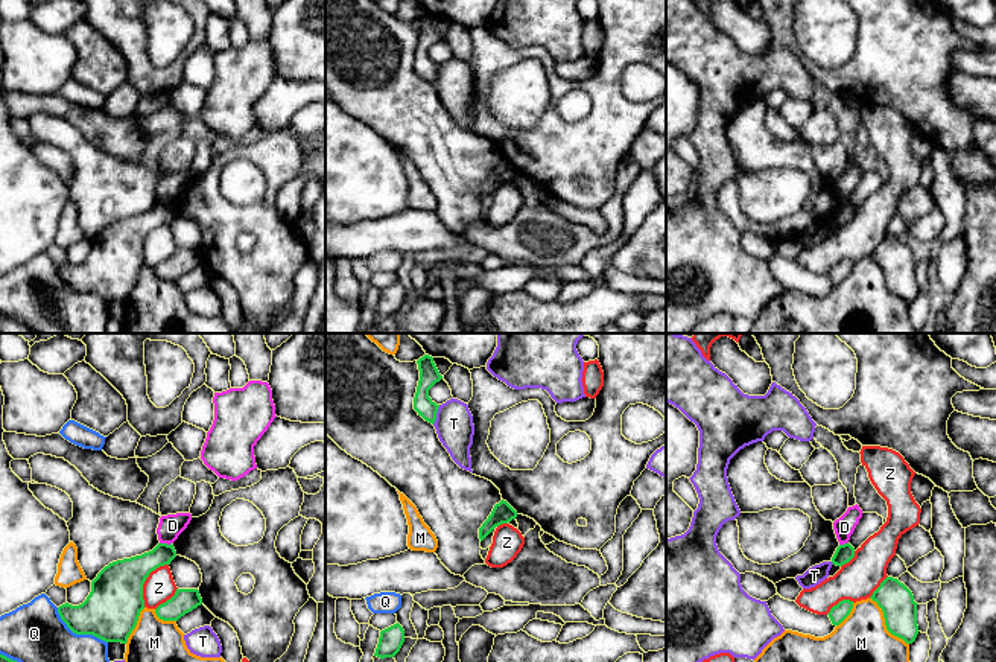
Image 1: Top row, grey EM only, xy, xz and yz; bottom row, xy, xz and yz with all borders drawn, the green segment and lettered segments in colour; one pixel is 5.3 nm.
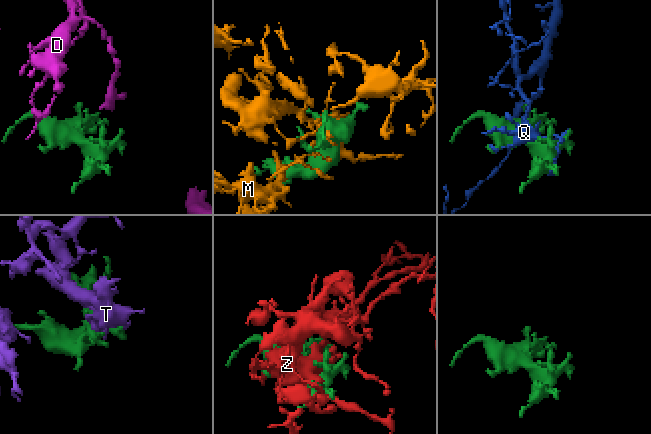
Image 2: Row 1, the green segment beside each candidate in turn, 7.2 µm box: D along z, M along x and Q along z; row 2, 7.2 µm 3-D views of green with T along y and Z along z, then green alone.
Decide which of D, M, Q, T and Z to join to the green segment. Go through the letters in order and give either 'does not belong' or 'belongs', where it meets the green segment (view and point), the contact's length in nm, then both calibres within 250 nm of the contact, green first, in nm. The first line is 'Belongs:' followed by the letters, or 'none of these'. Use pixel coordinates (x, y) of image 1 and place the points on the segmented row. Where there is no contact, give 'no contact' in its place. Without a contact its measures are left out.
Belongs: none of these
D: does not belong; meets green in xy at (166, 544); contact 60 nm long; 180 nm thick on the green side, 120 nm on the other
M: does not belong; meets green in yz at (885, 624); contact 320 nm long; 180 nm thick on the green side, 260 nm on the other
Q: does not belong; meets green in xy at (78, 633); contact 320 nm long; 300 nm thick on the green side, 320 nm on the other
T: does not belong; meets green in xz at (435, 414); contact 110 nm long; 110 nm thick on the green side, 200 nm on the other
Z: does not belong; meets green in xy at (145, 580); contact 260 nm long; 300 nm thick on the green side, 160 nm on the other

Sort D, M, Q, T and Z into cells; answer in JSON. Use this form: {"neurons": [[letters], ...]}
{"neurons": [["D"], ["M"], ["Q"], ["T"], ["Z"]]}

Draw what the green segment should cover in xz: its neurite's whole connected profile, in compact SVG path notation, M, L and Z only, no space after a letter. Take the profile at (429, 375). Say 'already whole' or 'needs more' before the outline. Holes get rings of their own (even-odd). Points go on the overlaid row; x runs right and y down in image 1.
already whole | M424 355L417 361L418 370L420 370L420 380L417 387L417 393L414 397L414 409L421 415L426 422L435 423L436 420L436 412L439 405L436 405L430 397L429 397L429 390L442 379L439 374L433 358L429 355Z

